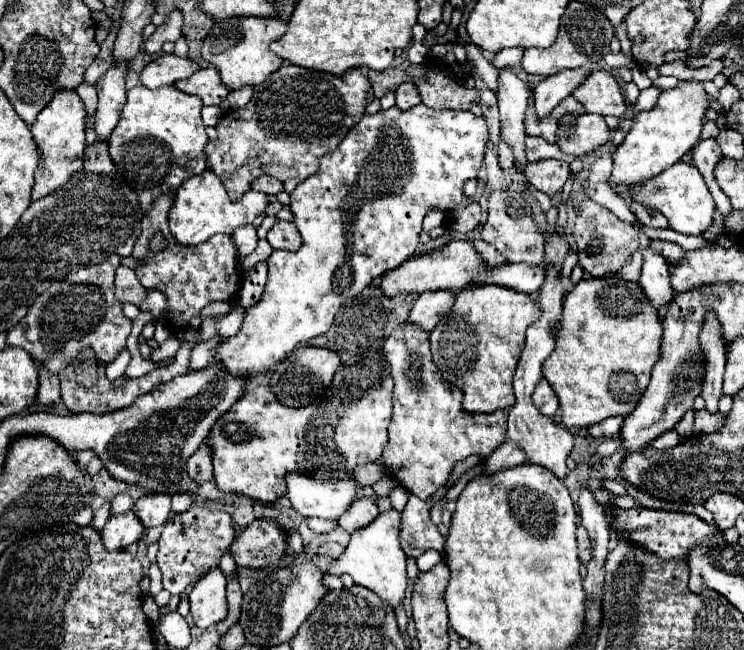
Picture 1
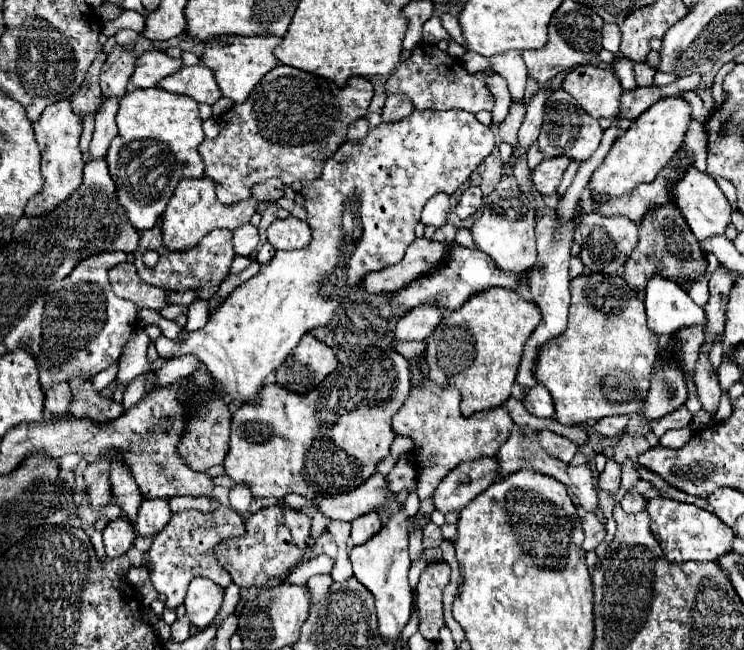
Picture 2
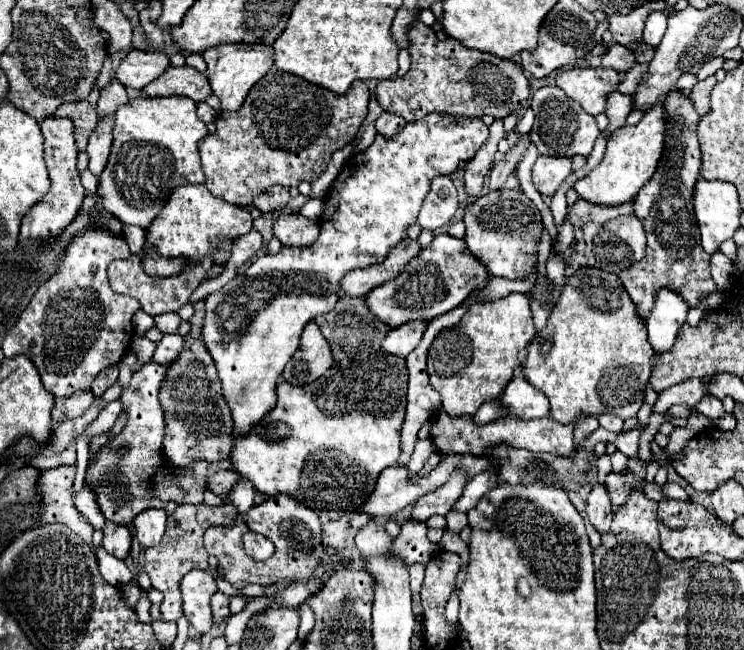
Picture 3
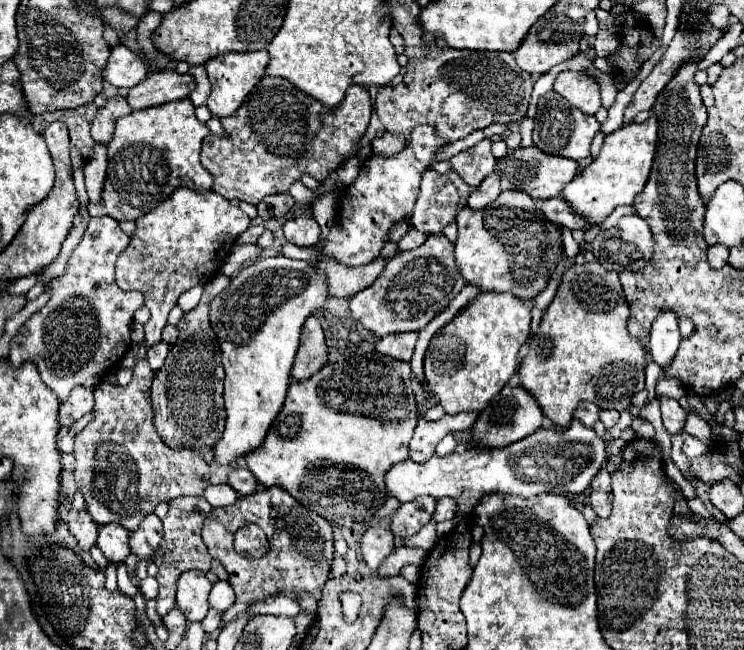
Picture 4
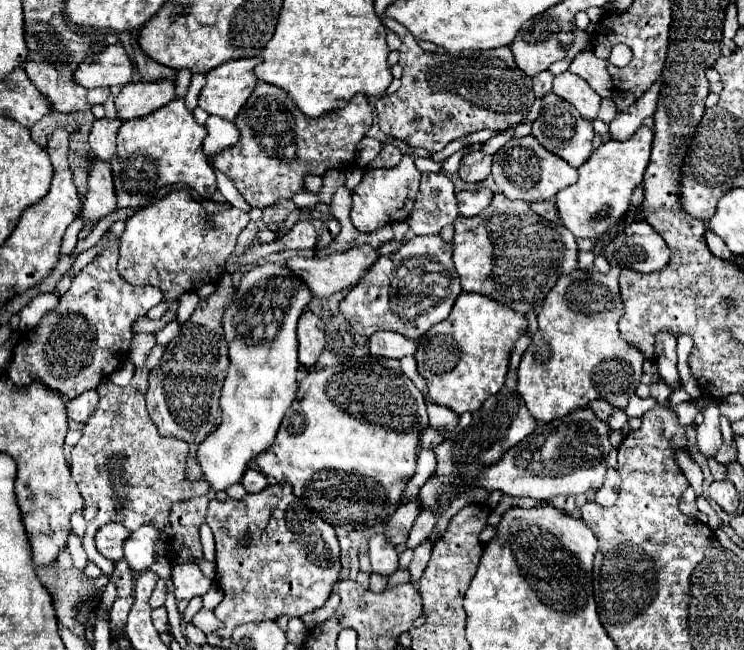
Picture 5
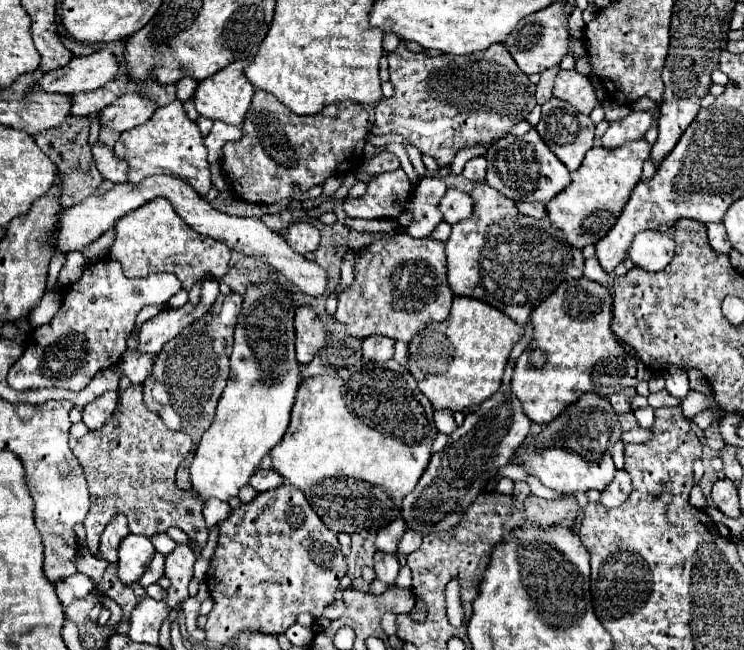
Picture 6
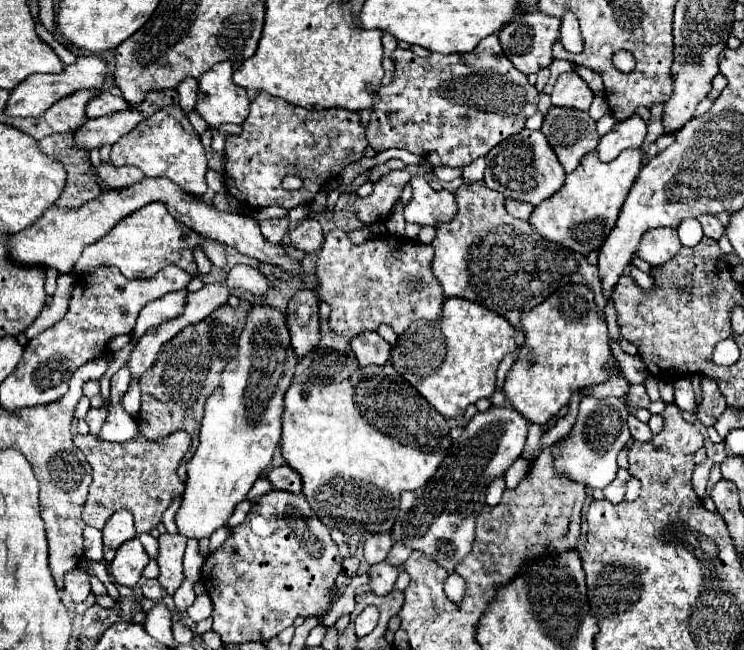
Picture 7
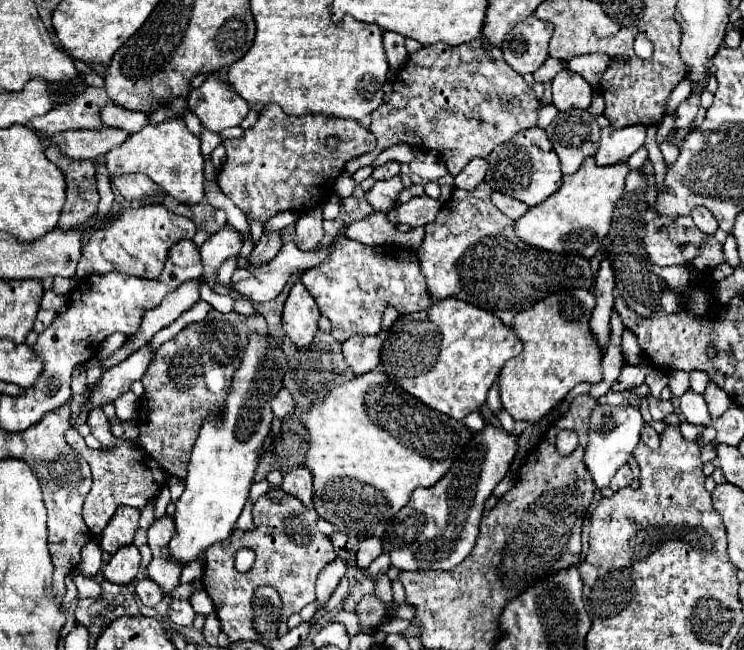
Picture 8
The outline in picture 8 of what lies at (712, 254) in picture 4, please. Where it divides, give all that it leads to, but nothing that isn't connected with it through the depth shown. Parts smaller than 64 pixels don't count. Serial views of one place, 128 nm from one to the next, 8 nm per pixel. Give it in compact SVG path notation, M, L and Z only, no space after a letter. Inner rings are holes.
M694 208L694 212L692 212L692 220L694 220L694 224L696 224L696 228L700 230L700 232L704 232L704 234L714 234L716 230L718 230L718 222L716 222L716 218L706 210L706 208Z

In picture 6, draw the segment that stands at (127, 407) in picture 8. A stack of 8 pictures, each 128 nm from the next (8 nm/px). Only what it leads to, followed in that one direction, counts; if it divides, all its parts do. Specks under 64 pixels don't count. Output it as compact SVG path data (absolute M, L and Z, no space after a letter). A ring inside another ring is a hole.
M126 350L124 358L120 360L120 370L124 376L132 380L132 384L142 384L146 374L152 370L154 356L140 352L140 350Z

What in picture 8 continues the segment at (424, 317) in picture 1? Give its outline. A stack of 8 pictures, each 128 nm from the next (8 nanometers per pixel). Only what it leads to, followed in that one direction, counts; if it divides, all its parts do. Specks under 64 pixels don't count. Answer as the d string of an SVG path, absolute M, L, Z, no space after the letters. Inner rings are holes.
M352 336L342 344L342 354L356 376L374 370L380 364L380 336Z

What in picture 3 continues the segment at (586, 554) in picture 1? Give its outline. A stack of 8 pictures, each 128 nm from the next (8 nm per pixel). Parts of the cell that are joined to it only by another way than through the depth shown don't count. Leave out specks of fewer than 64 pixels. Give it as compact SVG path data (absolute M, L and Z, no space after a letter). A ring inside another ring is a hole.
M596 484L588 496L586 504L586 518L590 524L600 532L606 534L612 522L612 510L610 510L610 494L606 492L604 486Z

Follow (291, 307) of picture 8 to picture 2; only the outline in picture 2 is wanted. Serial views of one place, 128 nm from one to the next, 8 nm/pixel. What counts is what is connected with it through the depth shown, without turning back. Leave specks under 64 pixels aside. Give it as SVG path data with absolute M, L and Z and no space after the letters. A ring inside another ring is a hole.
M304 334L294 354L274 372L276 384L294 394L308 394L338 366L338 358L324 342Z

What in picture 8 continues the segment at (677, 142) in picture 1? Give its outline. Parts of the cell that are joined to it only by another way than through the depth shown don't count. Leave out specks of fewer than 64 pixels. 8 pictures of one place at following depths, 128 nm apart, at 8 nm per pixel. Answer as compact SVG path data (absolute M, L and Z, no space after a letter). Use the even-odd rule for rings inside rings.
M588 156L578 172L564 176L562 186L552 198L530 208L520 220L516 220L516 234L520 240L556 254L580 254L592 258L604 244L604 238L612 224L612 212L616 200L622 198L624 180L630 168L626 162L620 166L596 166L594 158Z

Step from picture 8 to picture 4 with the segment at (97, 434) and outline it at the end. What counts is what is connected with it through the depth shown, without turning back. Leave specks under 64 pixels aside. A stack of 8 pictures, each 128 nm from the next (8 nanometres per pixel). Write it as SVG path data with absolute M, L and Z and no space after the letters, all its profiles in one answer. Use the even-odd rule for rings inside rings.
M78 386L58 408L60 426L72 426L76 420L80 420L84 414L88 414L92 410L92 406L94 406L92 390Z

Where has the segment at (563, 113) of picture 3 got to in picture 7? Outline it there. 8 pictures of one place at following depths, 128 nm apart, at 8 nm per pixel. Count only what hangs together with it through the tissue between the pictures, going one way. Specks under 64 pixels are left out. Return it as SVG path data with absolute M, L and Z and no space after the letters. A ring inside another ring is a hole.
M552 106L546 112L540 130L566 172L576 170L582 156L596 150L600 140L596 132L596 120L592 120L588 112L572 108Z

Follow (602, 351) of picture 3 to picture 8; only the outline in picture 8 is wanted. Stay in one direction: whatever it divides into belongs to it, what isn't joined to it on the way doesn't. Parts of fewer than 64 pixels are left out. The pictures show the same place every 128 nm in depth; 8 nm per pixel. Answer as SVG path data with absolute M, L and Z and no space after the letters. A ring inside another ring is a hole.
M576 288L566 294L566 298L550 294L514 316L512 330L524 342L524 350L520 356L506 362L498 376L502 406L514 420L526 420L530 424L540 422L576 384L596 384L602 380L602 348L588 326L592 310L594 294L586 288Z

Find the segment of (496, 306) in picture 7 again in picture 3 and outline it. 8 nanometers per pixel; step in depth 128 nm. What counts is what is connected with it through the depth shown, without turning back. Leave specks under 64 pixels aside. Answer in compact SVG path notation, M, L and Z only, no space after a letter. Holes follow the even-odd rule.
M496 190L480 196L464 212L468 250L488 268L492 276L524 278L536 266L536 244L540 242L542 220L532 200L522 190Z

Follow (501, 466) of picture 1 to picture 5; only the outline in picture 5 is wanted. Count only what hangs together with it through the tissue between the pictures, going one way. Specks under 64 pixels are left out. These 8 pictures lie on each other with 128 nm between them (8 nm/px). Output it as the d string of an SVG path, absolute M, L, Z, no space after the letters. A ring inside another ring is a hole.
M410 500L410 502L398 506L398 510L392 514L392 518L386 526L386 532L384 532L386 538L392 544L406 544L410 528L418 514L420 514L420 502L416 502L416 500Z

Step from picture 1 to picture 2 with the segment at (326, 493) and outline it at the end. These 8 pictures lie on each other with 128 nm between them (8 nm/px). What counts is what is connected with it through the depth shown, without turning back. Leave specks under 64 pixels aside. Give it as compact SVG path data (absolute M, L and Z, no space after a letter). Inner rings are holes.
M374 474L372 478L368 478L368 482L364 482L364 486L356 486L356 490L348 490L348 494L318 494L314 500L314 508L326 518L352 522L354 518L384 506L386 496L386 478L382 474Z

